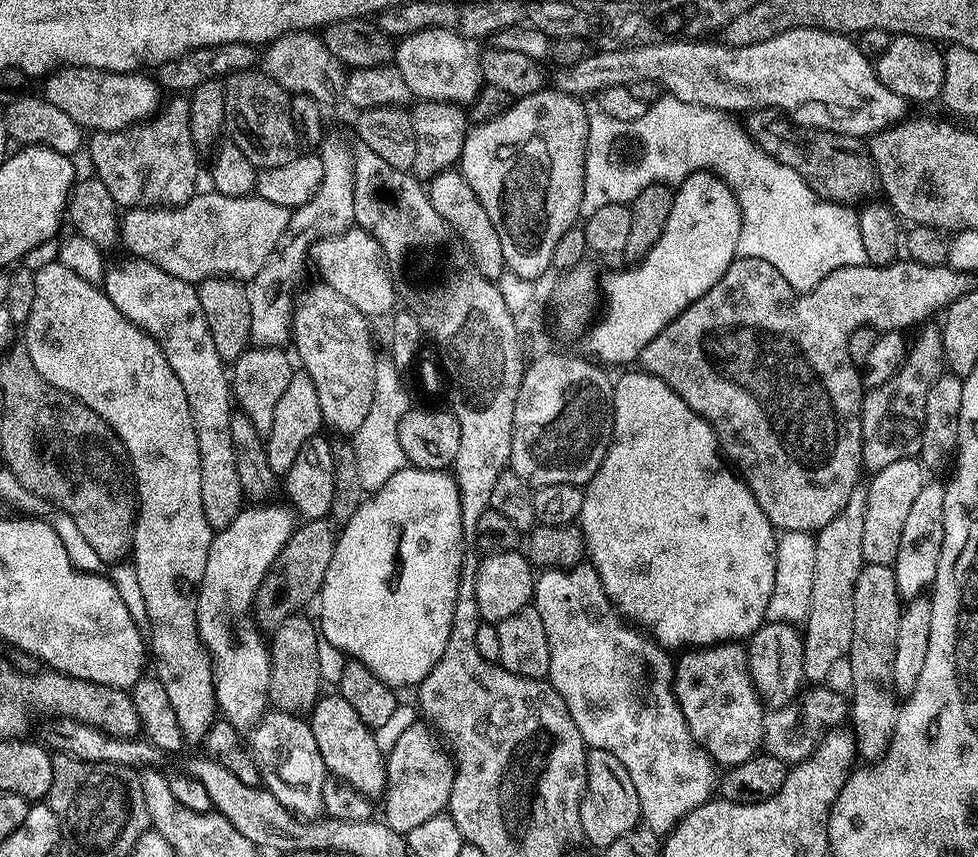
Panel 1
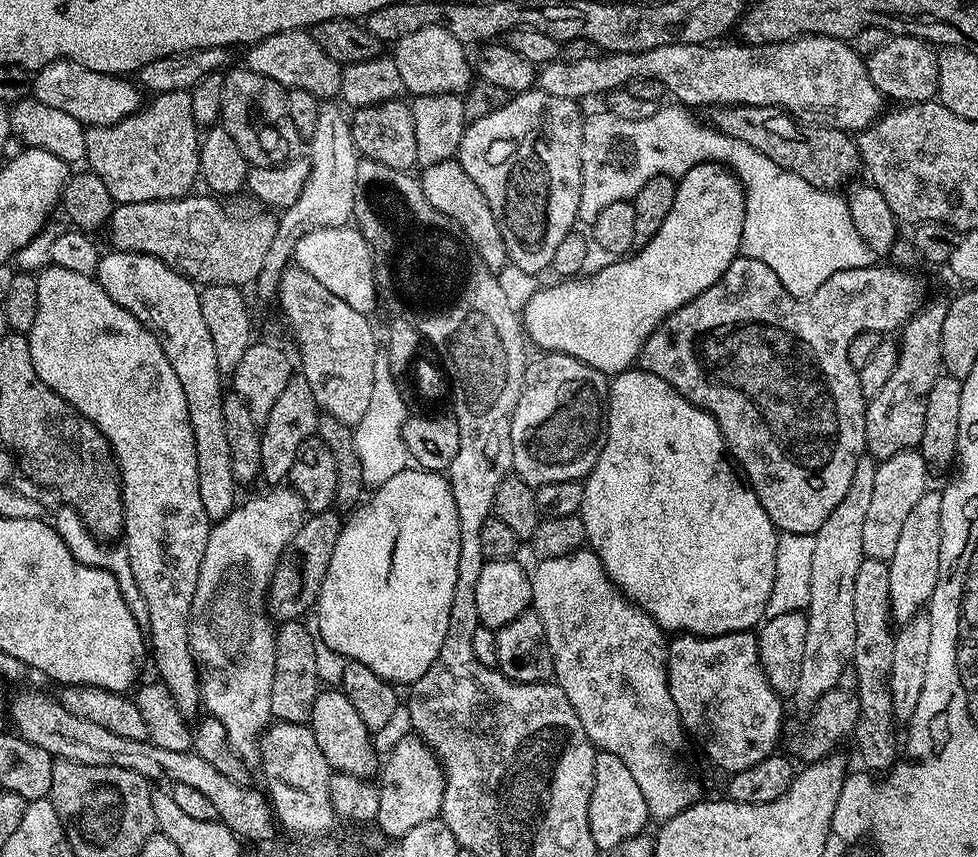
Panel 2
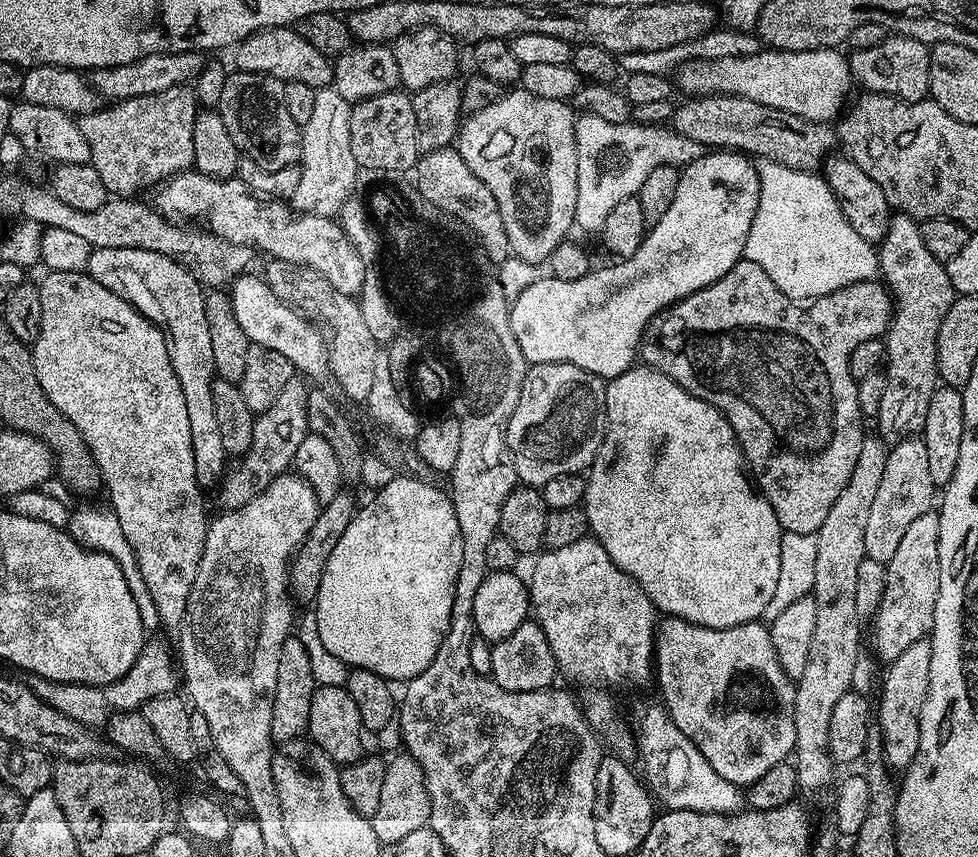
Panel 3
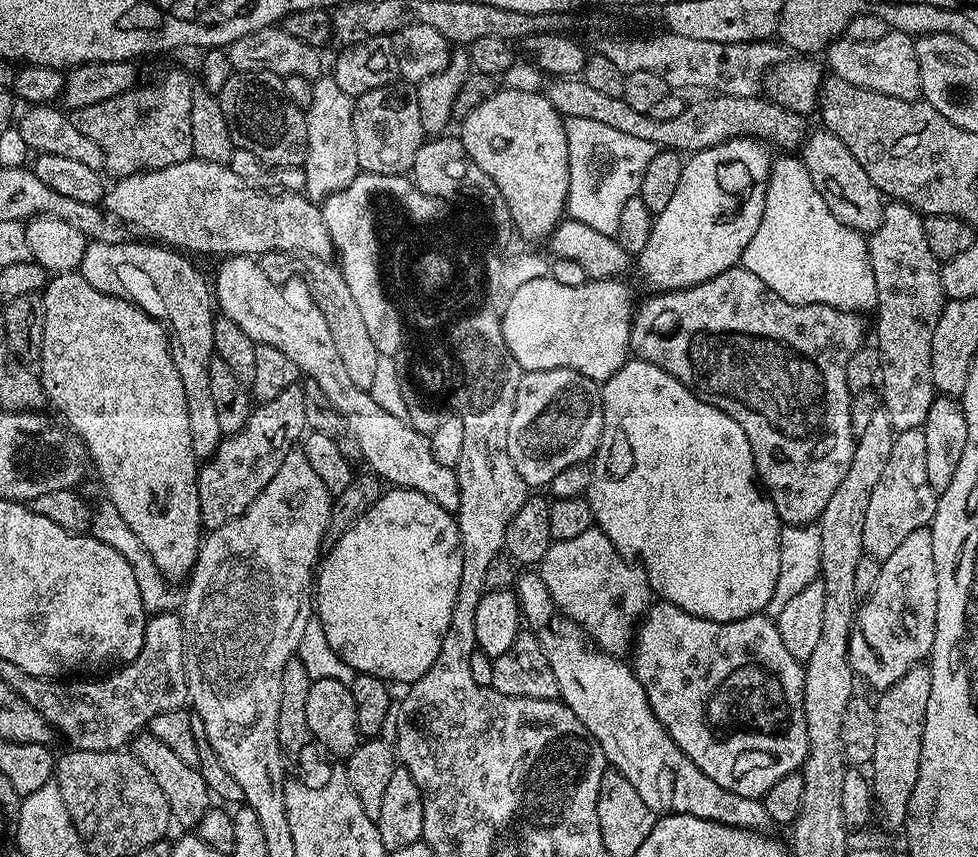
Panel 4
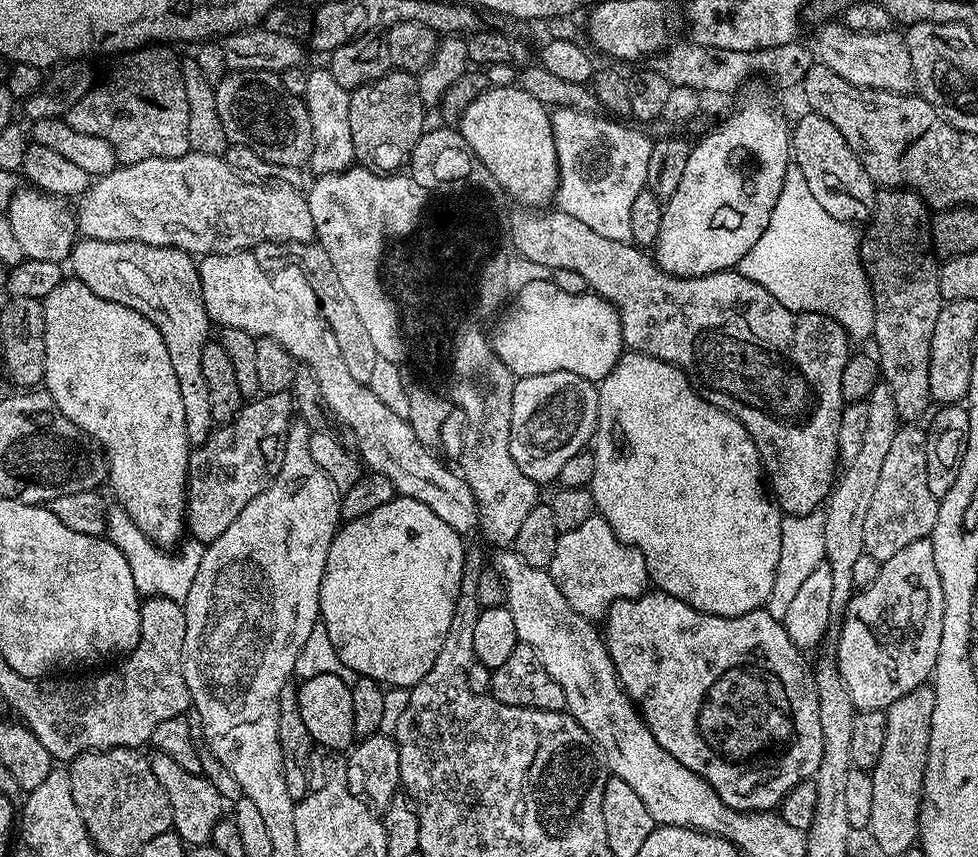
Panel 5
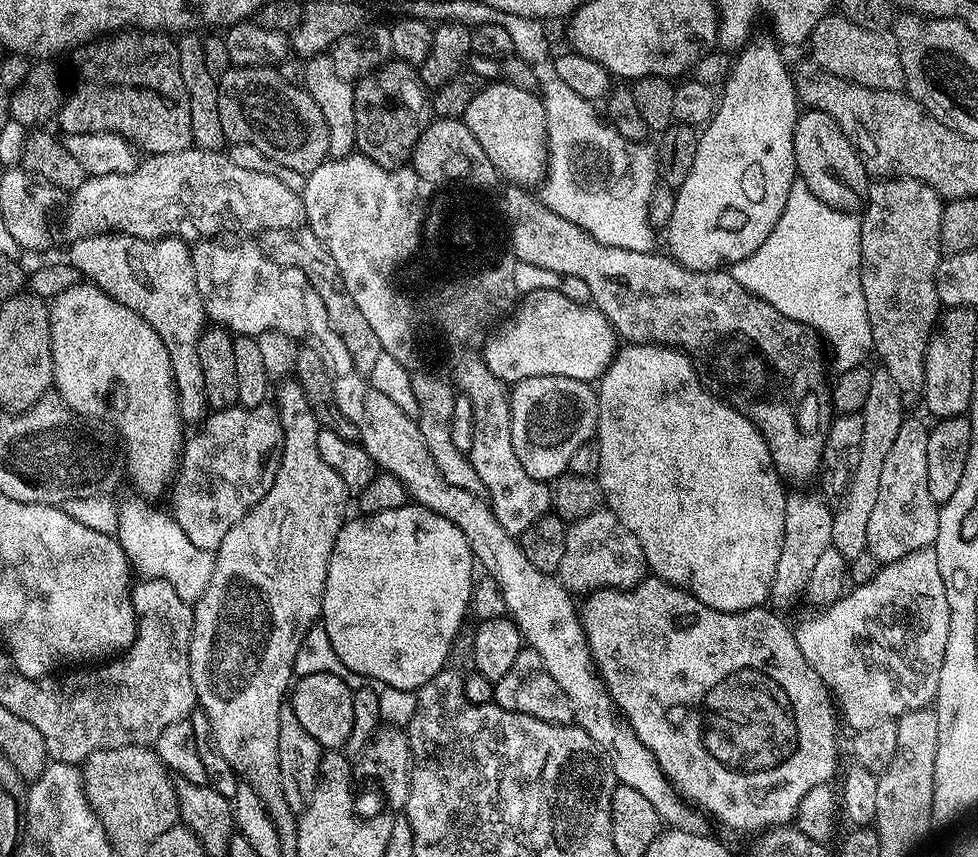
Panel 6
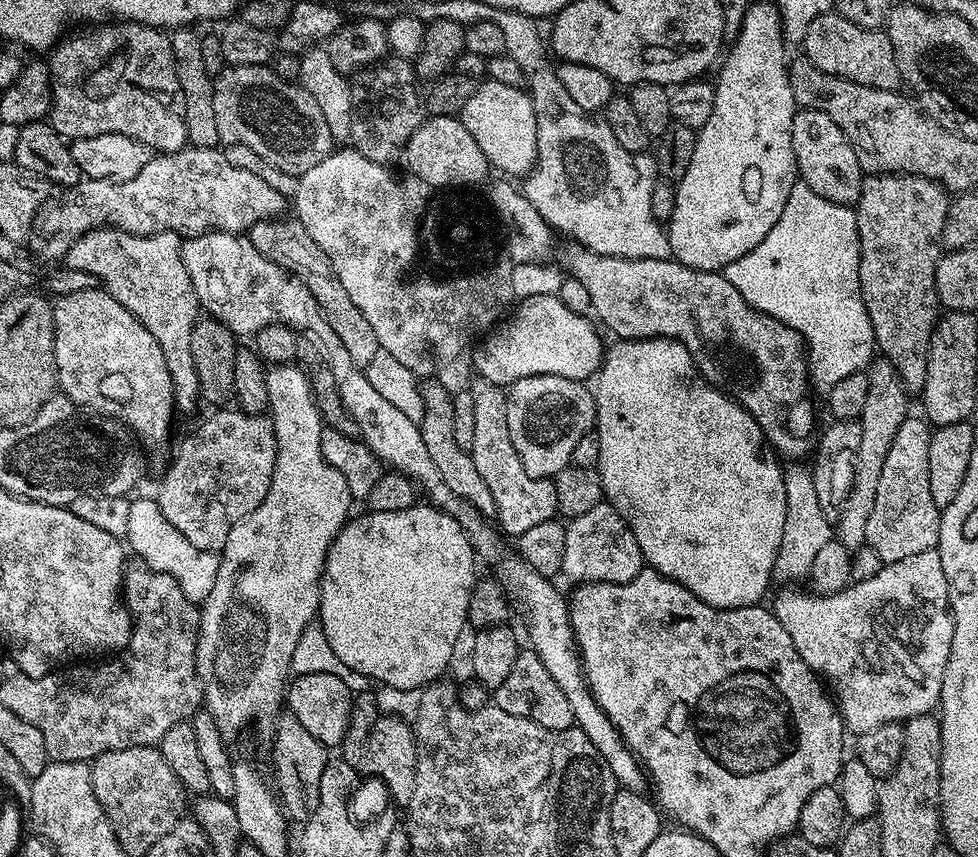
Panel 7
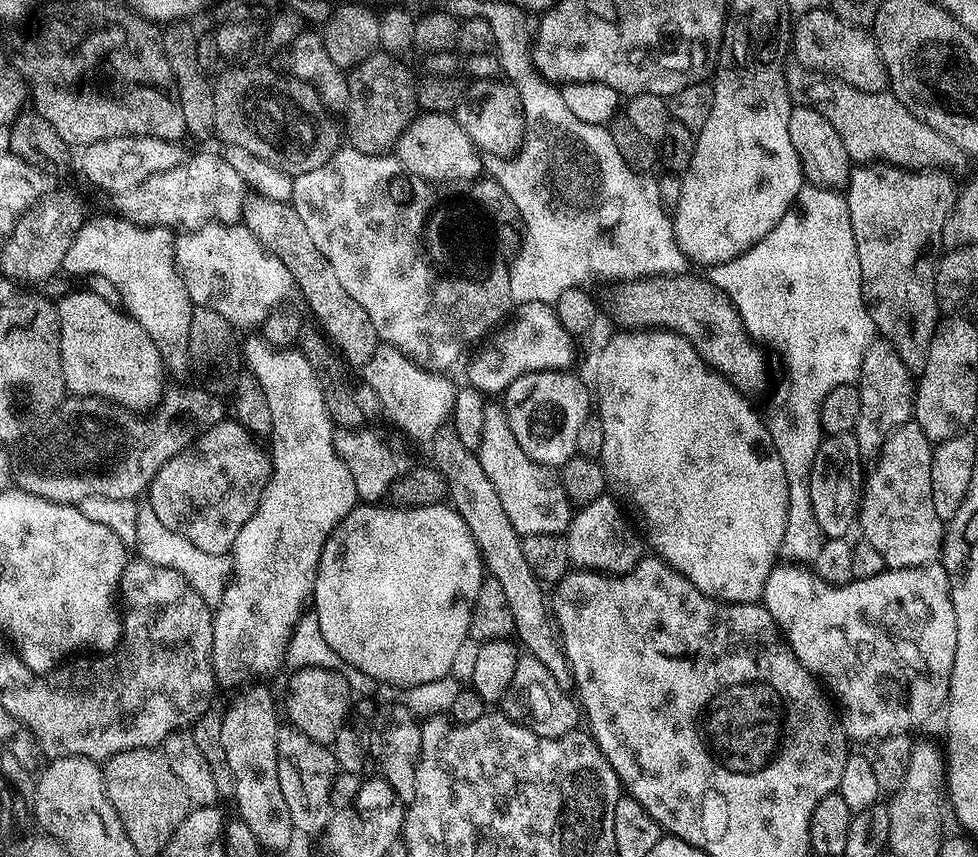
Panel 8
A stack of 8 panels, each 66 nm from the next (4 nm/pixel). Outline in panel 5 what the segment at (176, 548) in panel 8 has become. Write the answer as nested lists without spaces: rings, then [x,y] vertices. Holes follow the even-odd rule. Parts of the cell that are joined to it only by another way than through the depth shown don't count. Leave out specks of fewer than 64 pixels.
[[[119,506],[107,509],[105,518],[106,539],[118,550],[122,550],[122,558],[130,562],[130,574],[134,574],[134,586],[140,591],[141,597],[161,596],[170,598],[175,604],[183,605],[184,599],[190,594],[190,586],[194,586],[194,574],[198,574],[198,566],[202,562],[204,548],[195,543],[188,542],[171,556],[171,551],[165,550],[161,545],[155,544],[126,514],[126,510]],[[185,547],[185,548],[184,548]],[[196,547],[196,548],[195,548]],[[184,548],[184,549],[183,549]]]

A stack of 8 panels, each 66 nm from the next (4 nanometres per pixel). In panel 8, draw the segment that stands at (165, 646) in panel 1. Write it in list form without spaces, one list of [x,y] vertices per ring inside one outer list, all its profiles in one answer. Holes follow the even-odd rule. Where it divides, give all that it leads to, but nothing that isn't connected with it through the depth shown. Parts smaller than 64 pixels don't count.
[[[87,290],[79,291],[69,291],[56,304],[56,312],[60,315],[65,389],[77,397],[99,396],[133,414],[155,409],[166,391],[166,369],[158,354],[158,346],[154,346],[150,334],[146,334],[146,330],[142,330],[142,326],[117,305]]]

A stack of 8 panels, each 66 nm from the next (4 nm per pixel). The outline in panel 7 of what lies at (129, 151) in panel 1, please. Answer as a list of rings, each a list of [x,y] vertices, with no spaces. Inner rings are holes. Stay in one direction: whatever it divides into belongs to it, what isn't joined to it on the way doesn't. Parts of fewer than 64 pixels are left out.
[[[105,22],[95,30],[81,32],[84,32],[81,36],[69,35],[57,44],[46,60],[52,76],[52,129],[69,142],[98,134],[126,134],[160,154],[171,154],[185,147],[188,144],[186,98],[178,82],[171,35],[159,28],[131,22]]]

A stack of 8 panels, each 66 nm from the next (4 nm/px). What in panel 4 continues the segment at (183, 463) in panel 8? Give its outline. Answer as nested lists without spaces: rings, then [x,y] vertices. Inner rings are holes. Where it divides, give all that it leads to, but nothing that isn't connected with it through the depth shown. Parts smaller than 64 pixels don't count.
[[[299,383],[286,386],[278,398],[270,398],[253,407],[246,426],[238,434],[225,436],[211,460],[203,461],[196,477],[200,522],[205,529],[220,528],[227,520],[240,516],[266,490],[270,478],[278,474],[278,466],[301,443],[308,423],[302,403],[303,387]]]

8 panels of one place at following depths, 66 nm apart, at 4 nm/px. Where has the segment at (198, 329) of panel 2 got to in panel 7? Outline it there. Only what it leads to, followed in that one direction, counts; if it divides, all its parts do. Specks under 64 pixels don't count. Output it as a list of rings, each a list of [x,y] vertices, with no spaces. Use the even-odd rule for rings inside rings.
[[[96,228],[70,246],[66,257],[69,268],[94,274],[104,291],[126,306],[154,334],[154,342],[162,346],[166,370],[172,379],[172,403],[175,411],[192,412],[201,407],[200,379],[190,348],[194,326],[201,319],[200,300],[190,282],[186,262],[180,253],[181,233],[159,232],[153,236],[135,236],[117,228]]]

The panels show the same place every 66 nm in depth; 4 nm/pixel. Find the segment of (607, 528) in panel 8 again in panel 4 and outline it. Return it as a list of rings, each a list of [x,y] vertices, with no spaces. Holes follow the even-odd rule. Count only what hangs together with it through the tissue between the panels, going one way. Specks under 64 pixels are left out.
[[[593,526],[578,538],[552,543],[538,565],[538,574],[552,603],[599,651],[620,658],[633,647],[634,625],[654,600],[652,585],[643,567],[623,556],[599,528]]]

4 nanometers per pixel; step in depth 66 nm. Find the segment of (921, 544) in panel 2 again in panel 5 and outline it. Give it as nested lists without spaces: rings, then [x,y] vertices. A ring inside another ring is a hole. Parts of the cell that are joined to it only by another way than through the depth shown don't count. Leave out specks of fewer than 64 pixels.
[[[931,539],[910,542],[906,550],[898,550],[894,558],[883,561],[880,573],[866,589],[857,591],[842,613],[840,637],[836,640],[834,663],[853,705],[865,712],[887,710],[898,698],[916,688],[925,687],[935,673],[938,646],[942,646],[944,595],[938,566],[934,566],[934,546]]]

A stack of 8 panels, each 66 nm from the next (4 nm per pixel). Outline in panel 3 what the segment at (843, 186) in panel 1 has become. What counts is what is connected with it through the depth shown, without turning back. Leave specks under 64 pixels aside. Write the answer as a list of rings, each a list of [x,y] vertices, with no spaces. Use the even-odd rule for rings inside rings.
[[[693,96],[685,99],[685,104],[675,109],[670,121],[671,127],[686,138],[705,146],[710,150],[735,150],[752,158],[773,160],[782,166],[790,166],[790,170],[816,172],[824,161],[833,155],[837,147],[838,137],[835,127],[819,120],[803,120],[789,112],[774,110],[774,106],[762,106],[762,102],[750,102],[750,98],[741,96]]]

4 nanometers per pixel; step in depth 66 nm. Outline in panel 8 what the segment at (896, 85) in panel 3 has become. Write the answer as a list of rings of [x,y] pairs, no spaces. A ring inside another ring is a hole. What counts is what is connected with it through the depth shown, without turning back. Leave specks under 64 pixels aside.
[[[827,7],[814,9],[795,21],[790,52],[795,63],[824,72],[858,90],[883,92],[889,87],[888,71],[876,45],[876,37],[871,31],[842,22]]]

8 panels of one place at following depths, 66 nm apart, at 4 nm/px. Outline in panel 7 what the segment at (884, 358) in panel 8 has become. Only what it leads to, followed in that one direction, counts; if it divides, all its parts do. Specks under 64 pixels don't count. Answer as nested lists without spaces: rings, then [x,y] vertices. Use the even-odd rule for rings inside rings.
[[[873,359],[866,369],[868,389],[866,404],[862,406],[858,423],[861,441],[858,442],[854,482],[846,502],[834,520],[834,536],[850,550],[863,548],[866,544],[866,521],[870,518],[870,510],[874,508],[874,494],[878,492],[878,477],[882,474],[882,462],[886,460],[886,450],[890,450],[890,442],[894,442],[894,434],[898,434],[898,426],[908,419],[909,393],[904,391],[900,375],[894,370],[889,360]]]

